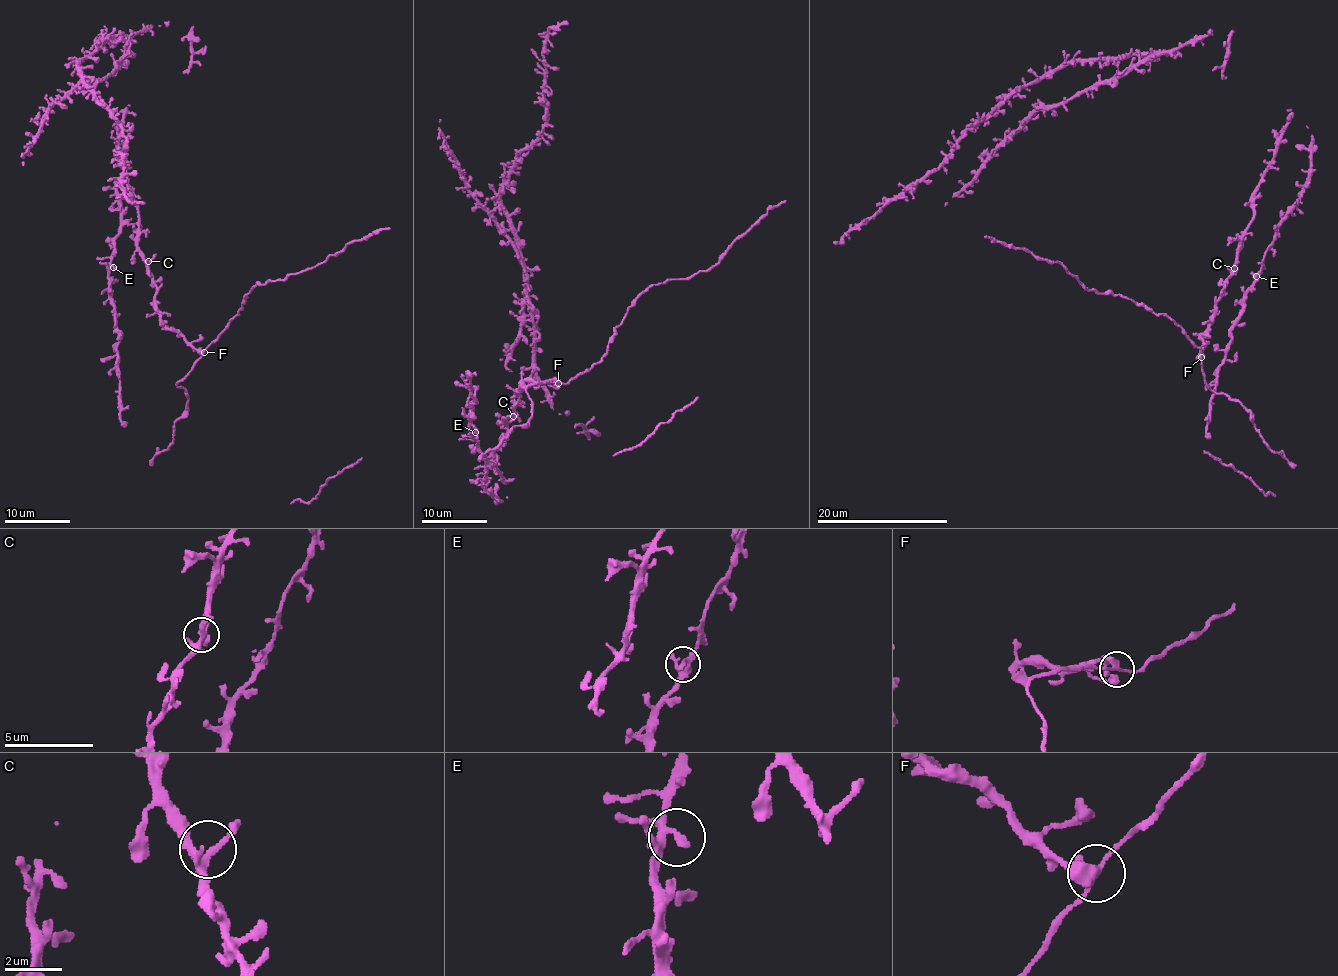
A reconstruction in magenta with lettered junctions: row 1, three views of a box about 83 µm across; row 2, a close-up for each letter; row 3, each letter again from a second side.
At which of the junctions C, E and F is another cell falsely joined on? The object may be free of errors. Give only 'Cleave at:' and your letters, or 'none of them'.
Cleave at: F

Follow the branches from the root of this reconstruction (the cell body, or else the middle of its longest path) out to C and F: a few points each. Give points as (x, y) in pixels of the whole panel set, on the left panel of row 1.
C: (126, 108), (118, 135), (117, 160), (125, 173), (139, 216), (139, 253), (148, 261)
F: (126, 108), (117, 160), (139, 216), (139, 254), (156, 287), (157, 313), (169, 328), (203, 351)

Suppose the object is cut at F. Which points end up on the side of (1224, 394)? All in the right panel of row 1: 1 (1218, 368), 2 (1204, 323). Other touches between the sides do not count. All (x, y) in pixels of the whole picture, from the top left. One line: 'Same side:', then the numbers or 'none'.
Same side: none

